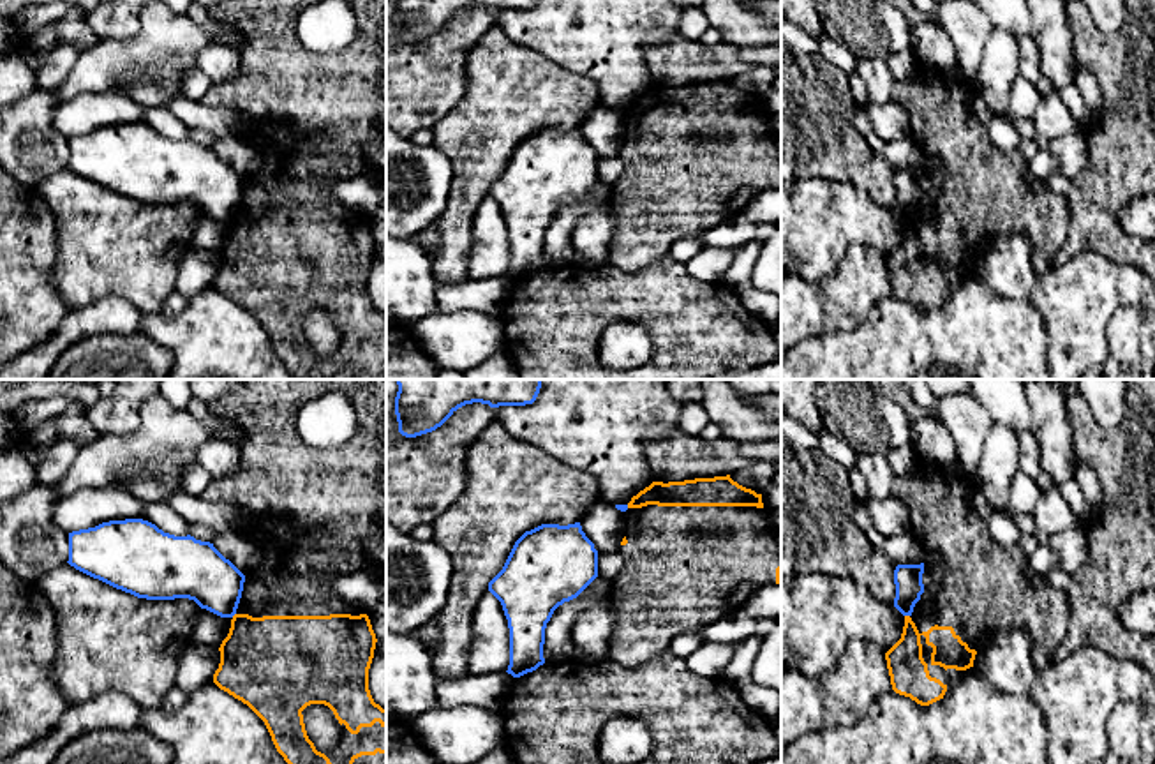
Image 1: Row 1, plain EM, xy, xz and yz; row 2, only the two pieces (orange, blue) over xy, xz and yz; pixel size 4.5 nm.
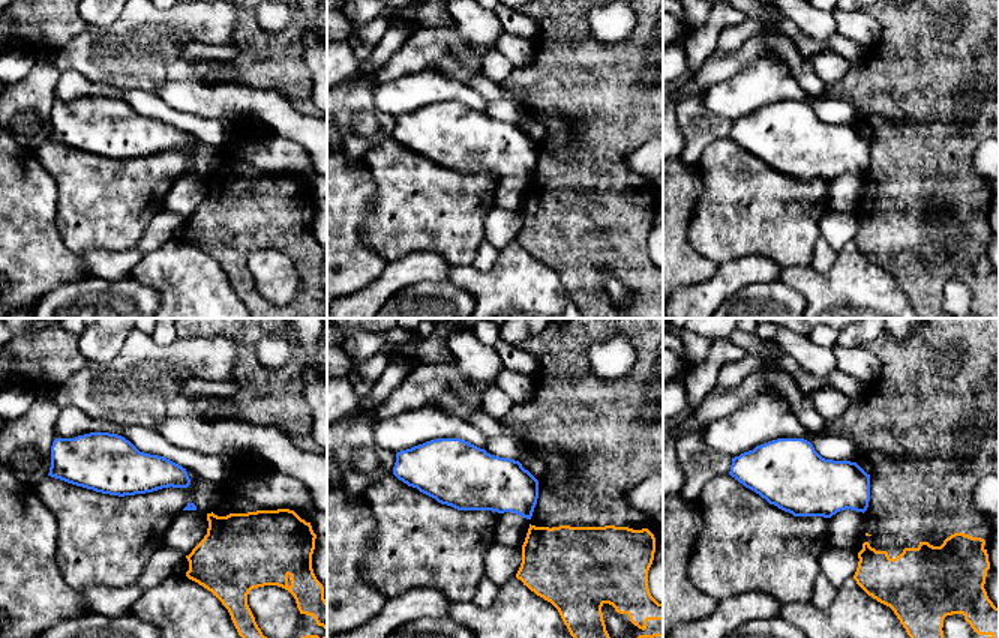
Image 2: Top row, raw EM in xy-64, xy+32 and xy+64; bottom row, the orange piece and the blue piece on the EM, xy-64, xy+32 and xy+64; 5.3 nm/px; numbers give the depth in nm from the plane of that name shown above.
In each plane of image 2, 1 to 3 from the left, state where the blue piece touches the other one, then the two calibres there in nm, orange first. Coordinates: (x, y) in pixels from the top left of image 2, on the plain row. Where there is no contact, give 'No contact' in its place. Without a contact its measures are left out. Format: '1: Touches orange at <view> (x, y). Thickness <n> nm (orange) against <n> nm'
1: No contact
2: No contact
3: No contact

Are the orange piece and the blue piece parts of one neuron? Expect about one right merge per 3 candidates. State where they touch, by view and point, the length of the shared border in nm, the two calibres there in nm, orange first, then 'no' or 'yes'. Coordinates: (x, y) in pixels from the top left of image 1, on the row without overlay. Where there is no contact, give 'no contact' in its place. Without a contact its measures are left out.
meets orange in yz at (907, 221); contact 30 nm long; 170 nm thick on the orange side, 130 nm on the other; no

